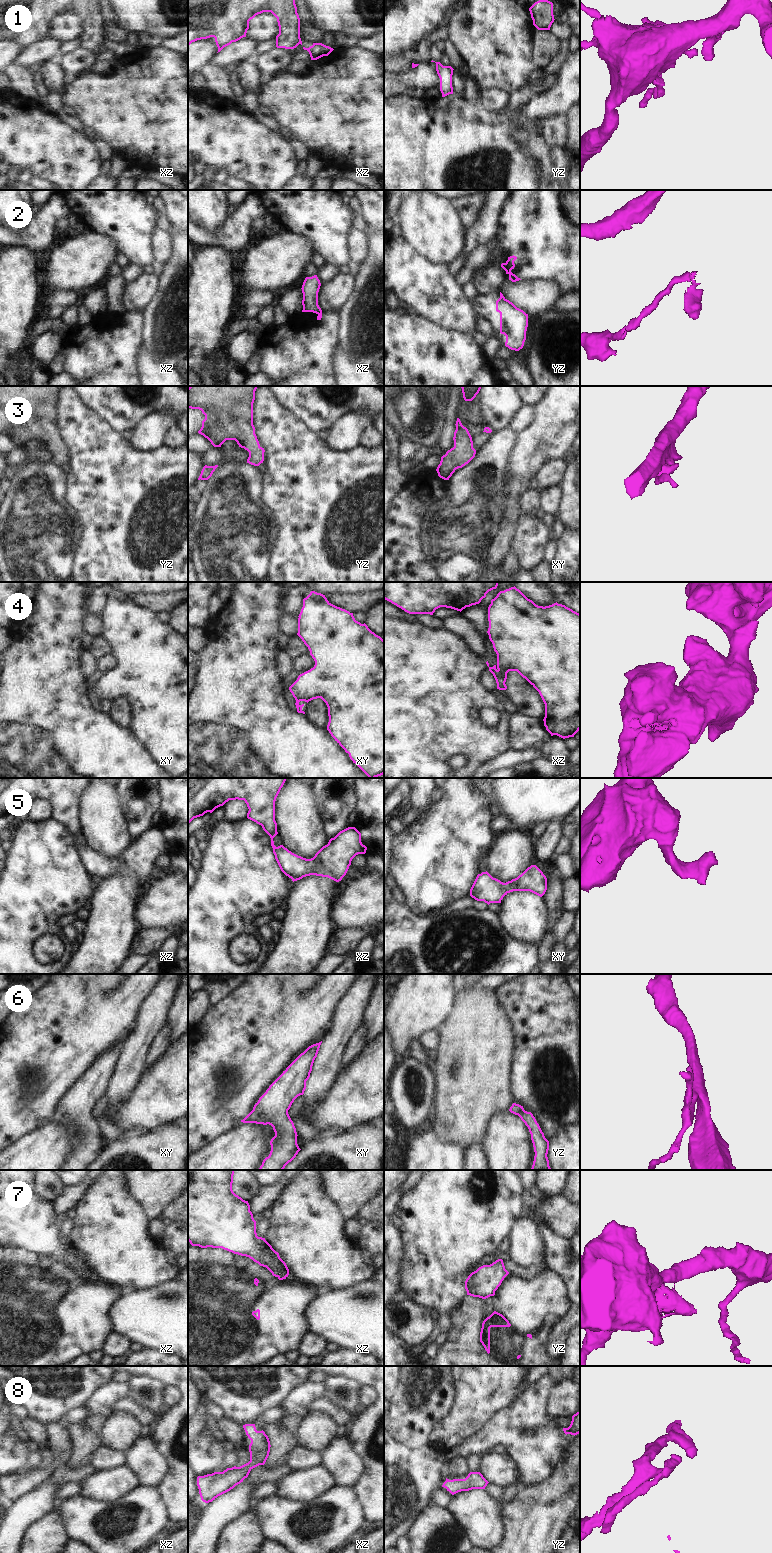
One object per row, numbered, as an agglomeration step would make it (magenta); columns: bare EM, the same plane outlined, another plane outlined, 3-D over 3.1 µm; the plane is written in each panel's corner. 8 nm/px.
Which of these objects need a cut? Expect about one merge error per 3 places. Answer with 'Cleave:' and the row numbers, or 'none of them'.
Cleave: 1, 2, 4, 7

